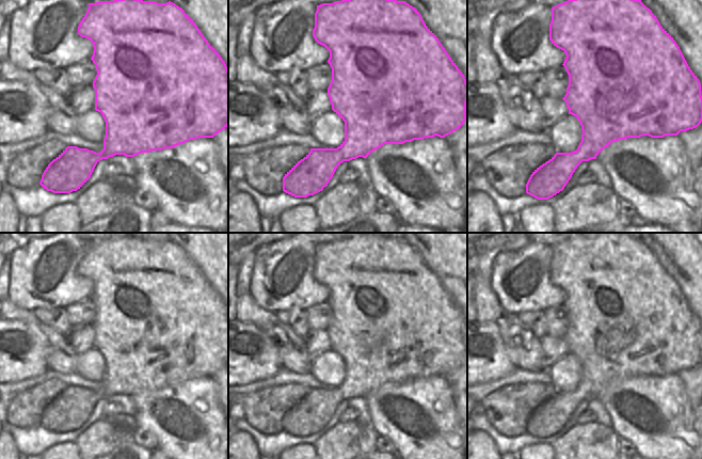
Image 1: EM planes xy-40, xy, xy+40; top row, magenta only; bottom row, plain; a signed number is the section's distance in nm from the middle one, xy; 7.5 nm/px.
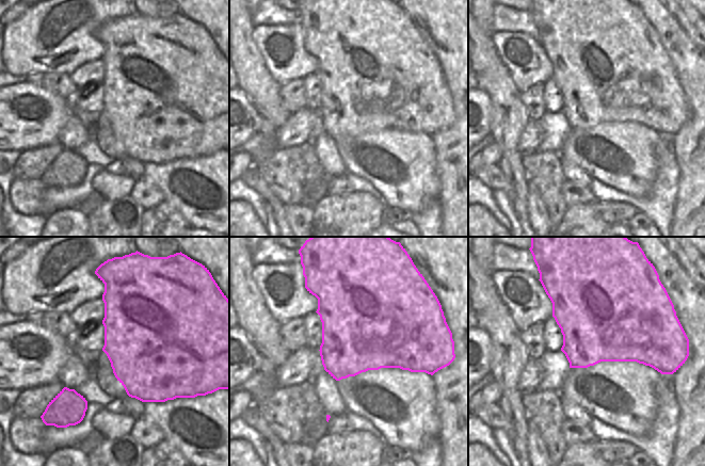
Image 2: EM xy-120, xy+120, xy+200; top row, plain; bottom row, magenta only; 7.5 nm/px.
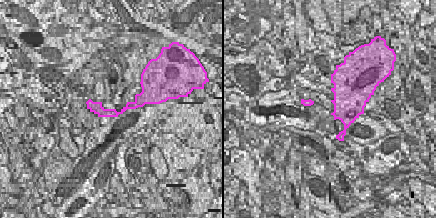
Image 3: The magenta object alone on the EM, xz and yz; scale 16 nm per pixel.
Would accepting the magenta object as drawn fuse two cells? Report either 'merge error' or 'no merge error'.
no merge error

